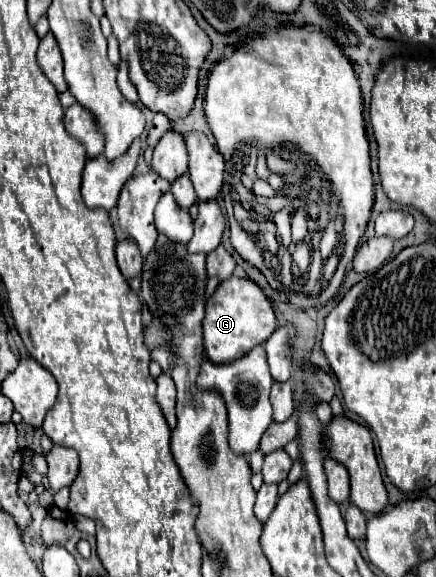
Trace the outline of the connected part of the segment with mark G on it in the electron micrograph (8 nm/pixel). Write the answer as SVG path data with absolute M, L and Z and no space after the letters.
M229 277L219 283L215 293L207 299L205 319L203 319L203 339L205 355L211 363L225 363L241 353L247 353L251 347L267 341L267 337L277 329L277 317L271 301L251 279Z

